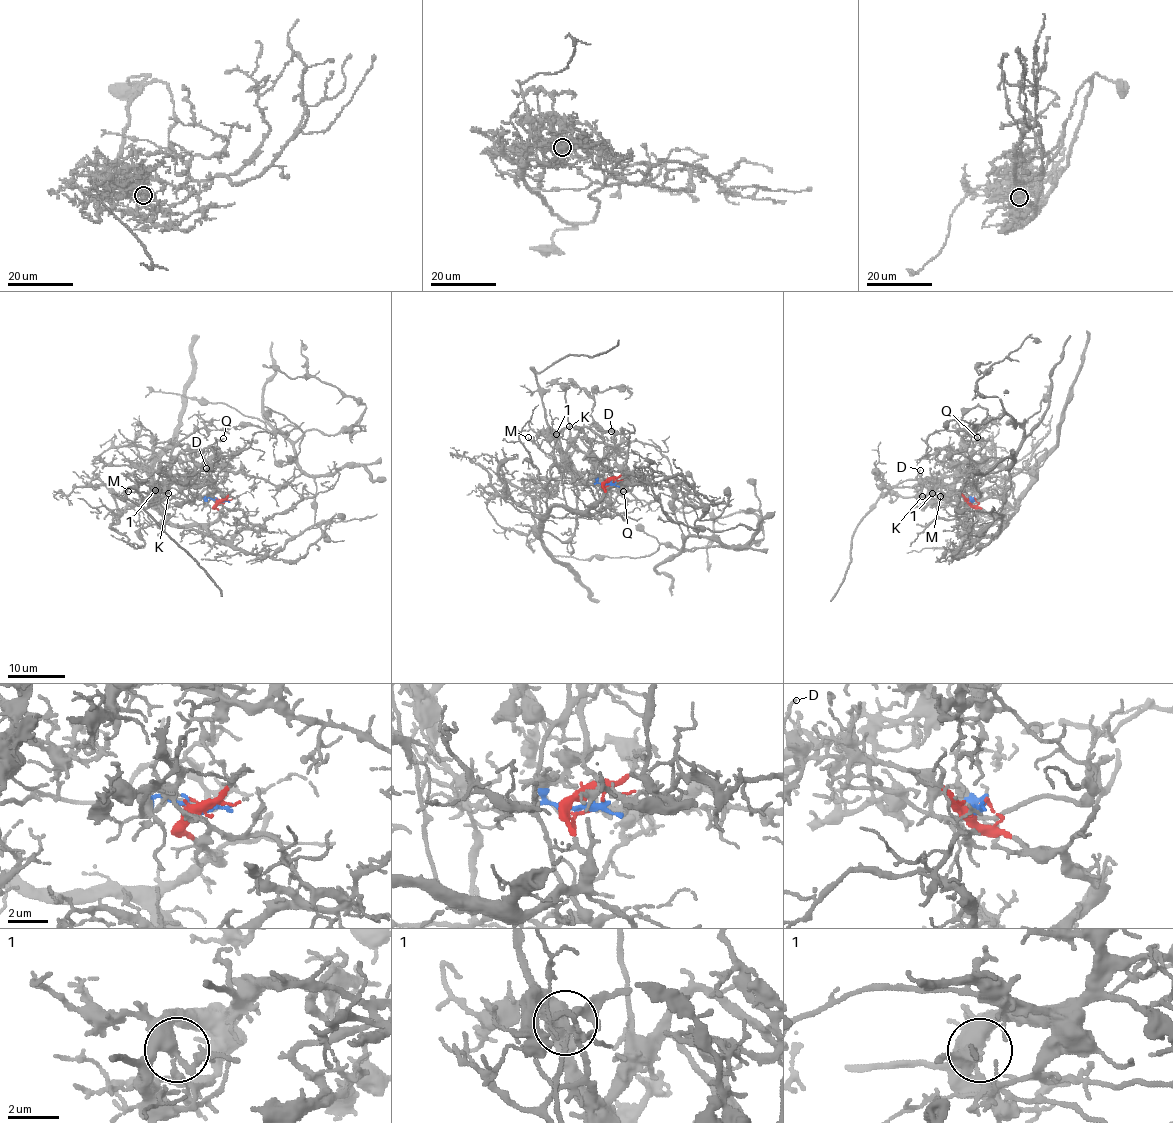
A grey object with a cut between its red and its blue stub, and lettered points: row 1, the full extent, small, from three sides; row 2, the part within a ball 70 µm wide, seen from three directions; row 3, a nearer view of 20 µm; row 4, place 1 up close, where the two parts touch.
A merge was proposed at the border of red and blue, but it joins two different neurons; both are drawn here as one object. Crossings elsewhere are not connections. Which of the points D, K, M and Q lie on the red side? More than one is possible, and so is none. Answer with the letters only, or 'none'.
none

